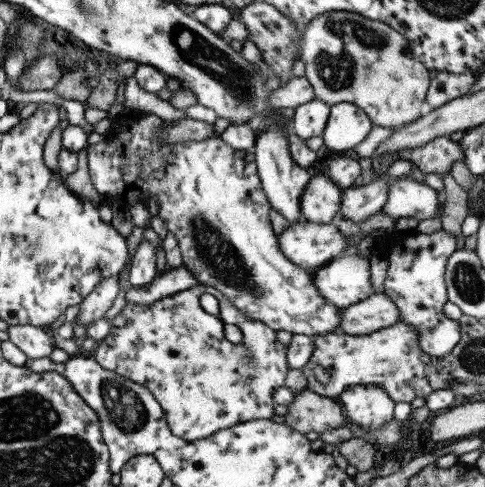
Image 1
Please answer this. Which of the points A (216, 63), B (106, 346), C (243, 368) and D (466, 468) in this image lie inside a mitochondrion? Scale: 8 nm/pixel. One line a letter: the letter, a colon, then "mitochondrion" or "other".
A: mitochondrion
B: other
C: mitochondrion
D: other

